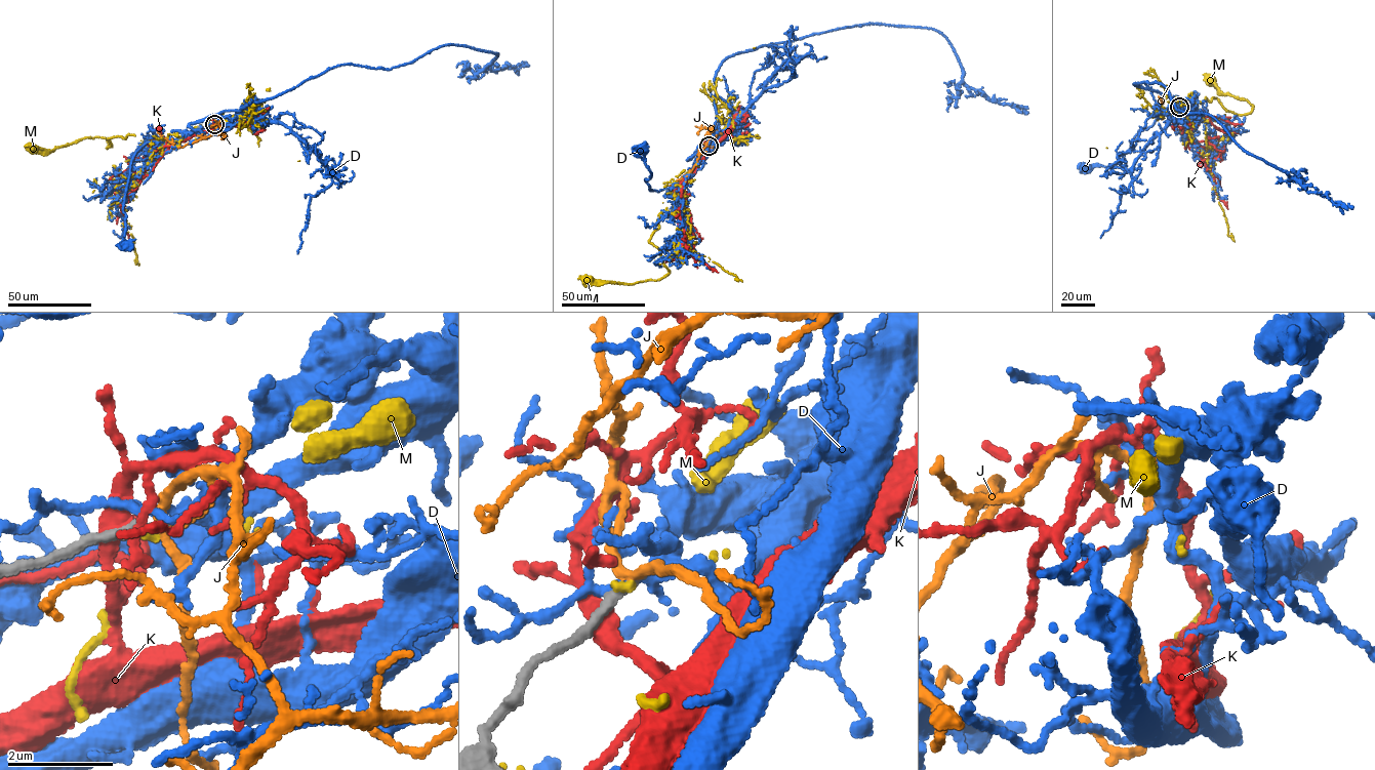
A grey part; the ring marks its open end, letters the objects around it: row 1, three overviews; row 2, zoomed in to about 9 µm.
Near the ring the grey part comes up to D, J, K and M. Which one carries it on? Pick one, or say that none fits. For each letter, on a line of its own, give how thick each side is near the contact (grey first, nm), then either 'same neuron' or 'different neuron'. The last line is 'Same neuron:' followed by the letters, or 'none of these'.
D: calibres 150 and 260 nm; different neuron
J: calibres 180 and 130 nm; different neuron
K: calibres 240 and 320 nm; different neuron
M: calibres 190 and 90 nm; different neuron
Same neuron: none of these

